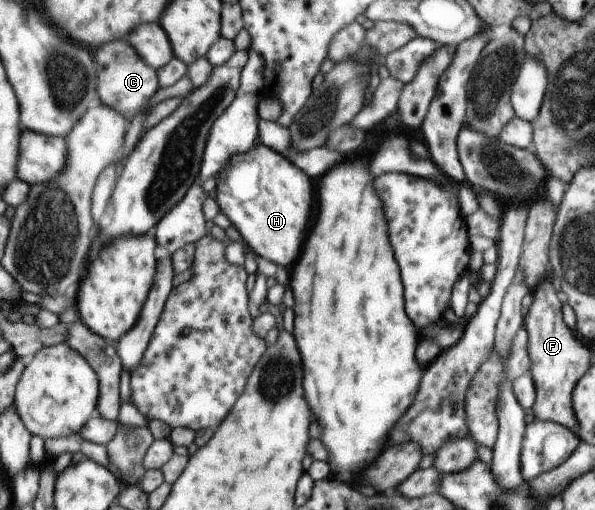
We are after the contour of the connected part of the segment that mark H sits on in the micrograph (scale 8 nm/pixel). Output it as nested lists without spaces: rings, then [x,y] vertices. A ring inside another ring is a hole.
[[[256,142],[245,153],[230,155],[226,164],[219,170],[215,177],[215,202],[219,210],[226,215],[231,225],[239,232],[243,244],[258,257],[283,266],[285,269],[296,260],[300,252],[300,244],[306,234],[308,218],[310,218],[310,182],[286,157],[273,151],[262,143]]]

